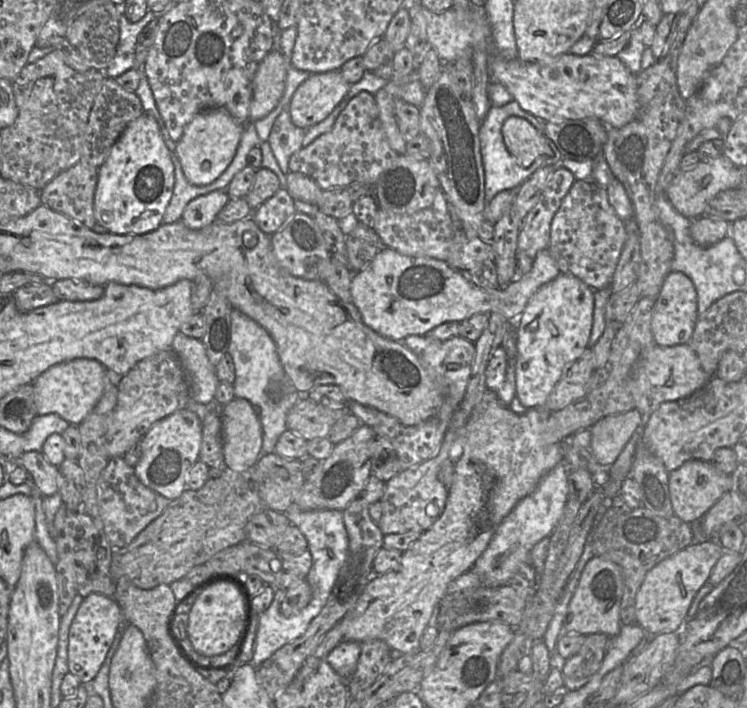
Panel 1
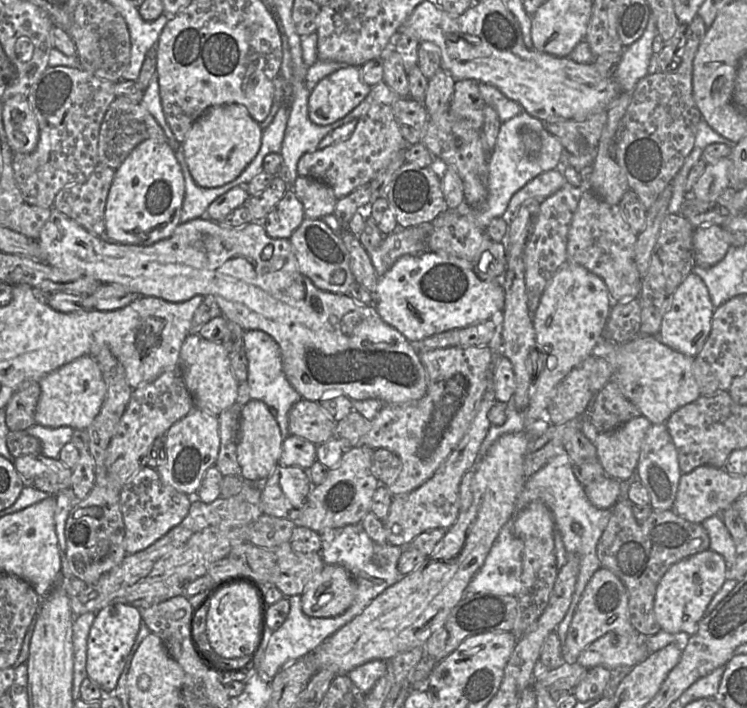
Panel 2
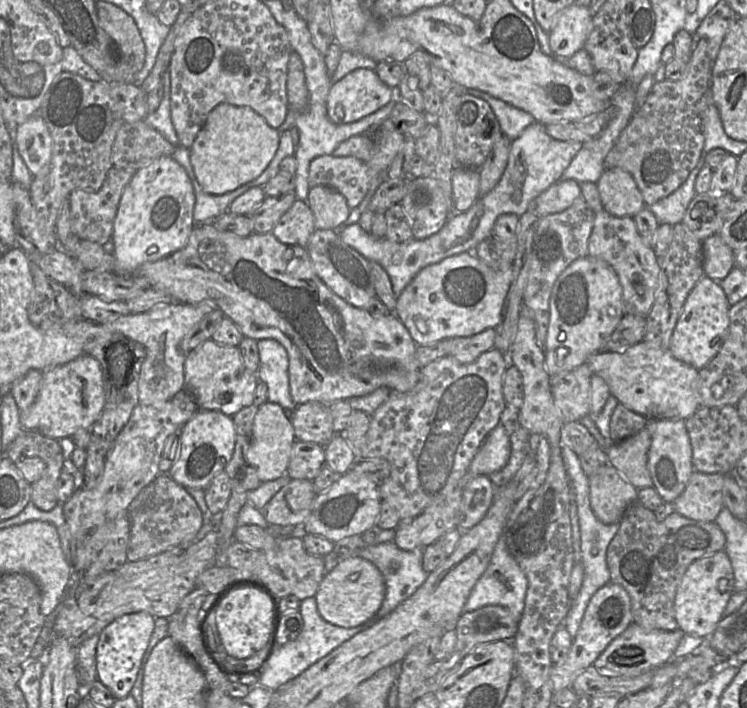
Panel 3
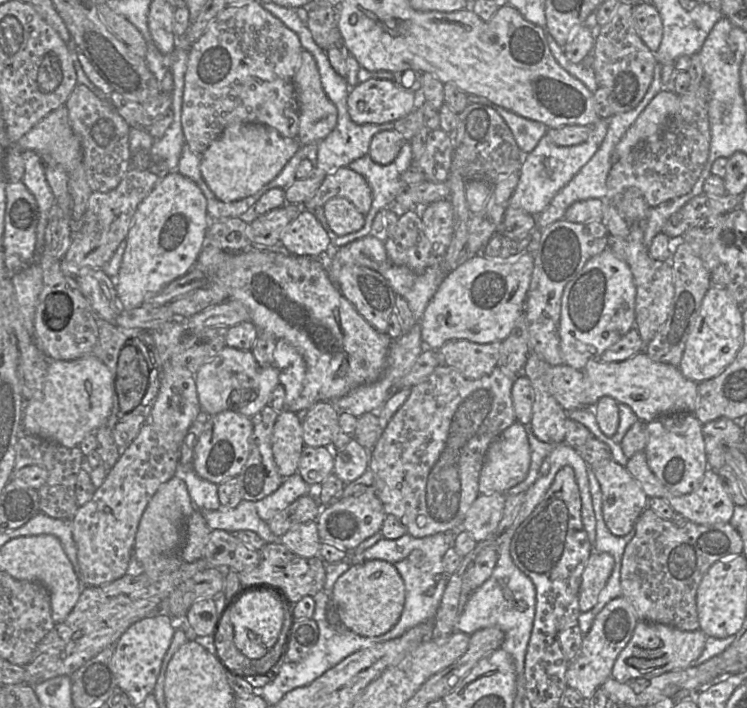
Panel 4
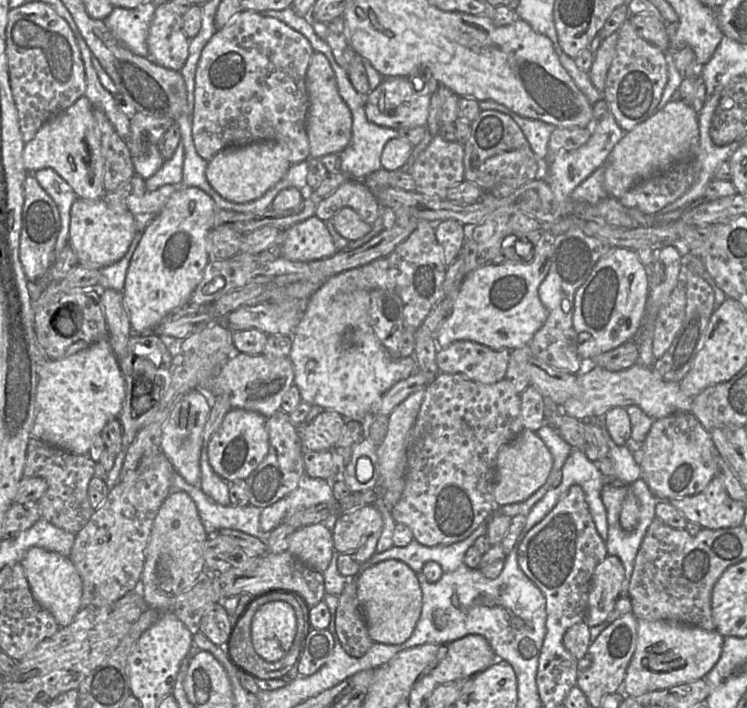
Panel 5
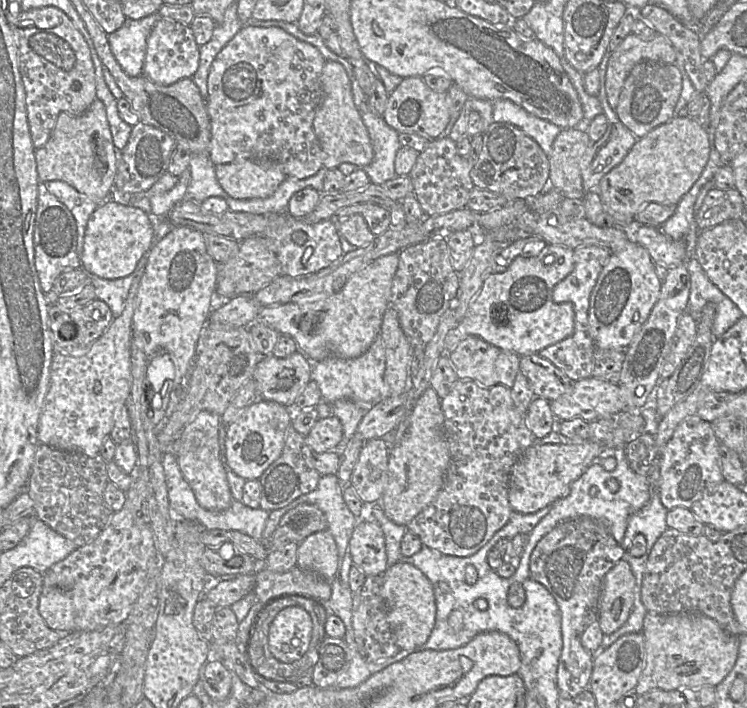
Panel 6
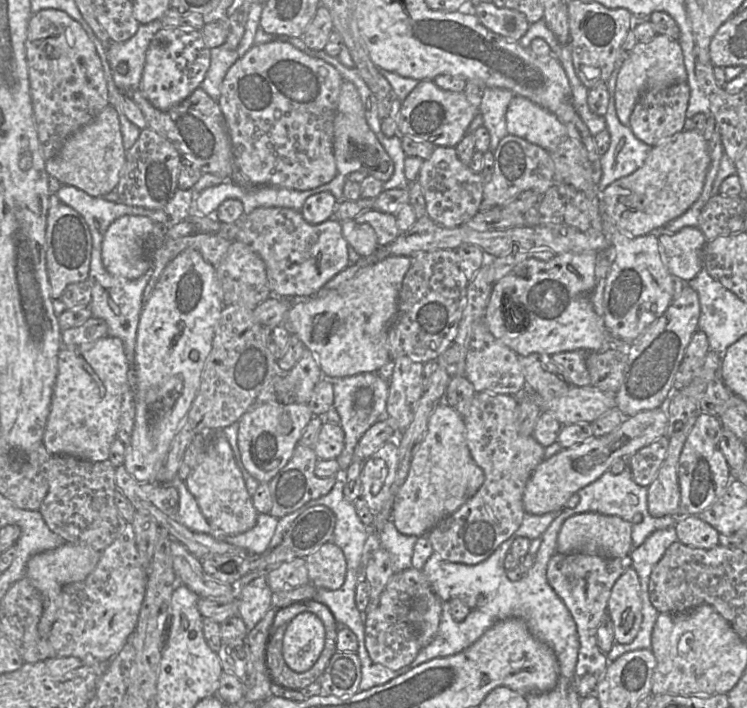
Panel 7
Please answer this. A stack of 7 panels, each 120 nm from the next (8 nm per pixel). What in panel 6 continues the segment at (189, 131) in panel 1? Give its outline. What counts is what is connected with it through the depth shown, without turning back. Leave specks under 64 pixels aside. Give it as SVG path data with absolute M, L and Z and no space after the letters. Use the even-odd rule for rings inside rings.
M244 161L215 167L217 180L235 199L263 198L271 195L287 177L276 161Z

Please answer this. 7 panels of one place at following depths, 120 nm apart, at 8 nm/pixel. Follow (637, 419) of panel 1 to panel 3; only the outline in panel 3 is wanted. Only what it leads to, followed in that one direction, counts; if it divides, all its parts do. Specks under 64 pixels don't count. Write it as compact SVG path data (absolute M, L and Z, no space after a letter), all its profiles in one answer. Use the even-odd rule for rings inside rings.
M645 427L623 441L613 442L610 447L605 449L608 463L637 489L653 487L648 470L650 443L650 433Z

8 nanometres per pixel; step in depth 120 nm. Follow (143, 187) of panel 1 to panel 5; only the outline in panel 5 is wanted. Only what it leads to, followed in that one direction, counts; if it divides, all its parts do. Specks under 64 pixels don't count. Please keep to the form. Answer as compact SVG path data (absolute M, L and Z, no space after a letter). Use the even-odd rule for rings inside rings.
M184 187L171 194L161 212L145 228L131 257L122 291L134 333L154 334L156 327L170 312L190 303L191 295L211 260L210 231L216 210L214 200L206 192L197 187Z

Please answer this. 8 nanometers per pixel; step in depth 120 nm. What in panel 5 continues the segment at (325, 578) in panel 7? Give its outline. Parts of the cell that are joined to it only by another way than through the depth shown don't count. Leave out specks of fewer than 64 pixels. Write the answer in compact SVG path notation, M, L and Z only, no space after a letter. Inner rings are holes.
M330 522L296 529L290 537L288 551L302 562L323 573L328 568L334 553Z

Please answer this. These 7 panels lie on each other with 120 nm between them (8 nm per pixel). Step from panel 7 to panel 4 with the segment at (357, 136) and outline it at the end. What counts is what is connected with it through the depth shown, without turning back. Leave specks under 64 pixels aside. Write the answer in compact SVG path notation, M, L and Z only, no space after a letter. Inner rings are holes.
M304 49L295 87L299 104L298 141L301 145L317 144L336 127L338 110L322 87L315 58Z

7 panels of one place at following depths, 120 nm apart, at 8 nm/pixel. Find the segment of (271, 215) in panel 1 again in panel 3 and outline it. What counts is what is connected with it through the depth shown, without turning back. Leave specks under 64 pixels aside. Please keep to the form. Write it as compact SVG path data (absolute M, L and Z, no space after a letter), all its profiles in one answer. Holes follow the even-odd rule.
M297 199L271 233L284 244L305 248L315 230L313 212L306 202Z

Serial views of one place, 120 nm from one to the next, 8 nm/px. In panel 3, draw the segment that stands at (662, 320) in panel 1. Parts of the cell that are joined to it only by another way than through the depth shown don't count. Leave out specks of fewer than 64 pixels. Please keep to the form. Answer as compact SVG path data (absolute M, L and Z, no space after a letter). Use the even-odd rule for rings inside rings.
M703 276L689 293L673 331L669 350L679 361L696 370L704 368L719 352L729 327L729 308L724 290Z

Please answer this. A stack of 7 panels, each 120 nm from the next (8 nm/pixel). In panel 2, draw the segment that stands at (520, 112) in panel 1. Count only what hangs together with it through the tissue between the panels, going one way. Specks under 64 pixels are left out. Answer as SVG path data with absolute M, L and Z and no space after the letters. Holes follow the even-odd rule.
M525 111L506 122L502 122L495 147L488 156L489 179L487 197L476 207L464 205L463 214L479 229L485 231L492 219L503 218L512 196L517 191L536 176L557 168L563 150L566 149L562 143L546 130L544 123L530 116ZM523 128L531 129L540 138L541 147L534 156L529 156L526 153L525 144L520 134Z

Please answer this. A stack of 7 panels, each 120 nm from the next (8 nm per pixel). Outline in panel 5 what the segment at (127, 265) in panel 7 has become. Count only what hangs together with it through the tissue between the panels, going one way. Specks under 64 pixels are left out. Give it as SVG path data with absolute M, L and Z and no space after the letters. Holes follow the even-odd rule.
M75 199L70 211L69 243L79 264L90 269L105 268L127 253L135 234L135 220L126 209L113 209L103 199Z

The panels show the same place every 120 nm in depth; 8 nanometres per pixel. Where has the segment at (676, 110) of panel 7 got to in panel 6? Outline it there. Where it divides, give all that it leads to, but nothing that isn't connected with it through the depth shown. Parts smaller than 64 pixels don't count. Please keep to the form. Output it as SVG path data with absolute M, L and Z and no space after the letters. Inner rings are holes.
M642 61L627 76L615 108L619 120L638 139L674 116L682 92L682 75L675 64Z

